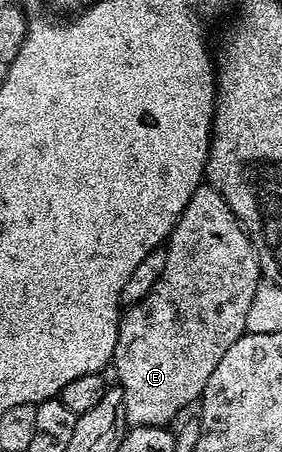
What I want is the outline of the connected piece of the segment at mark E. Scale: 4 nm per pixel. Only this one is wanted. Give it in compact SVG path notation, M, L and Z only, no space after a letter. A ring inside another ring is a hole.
M208 184L192 192L188 208L178 217L165 247L166 263L160 280L135 306L121 315L116 326L116 348L112 370L118 373L117 385L124 392L126 421L130 426L165 426L181 412L201 399L208 376L220 364L224 352L246 333L248 308L256 296L260 281L258 257L246 230L228 208L224 196Z

